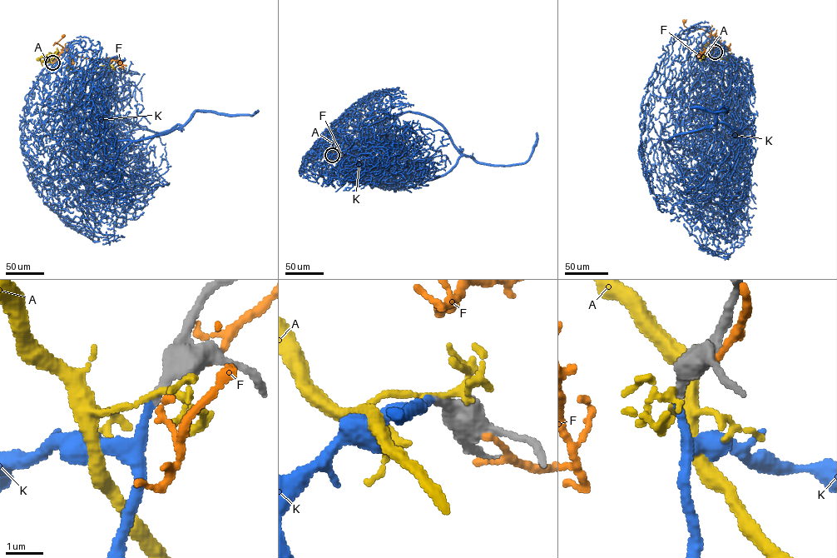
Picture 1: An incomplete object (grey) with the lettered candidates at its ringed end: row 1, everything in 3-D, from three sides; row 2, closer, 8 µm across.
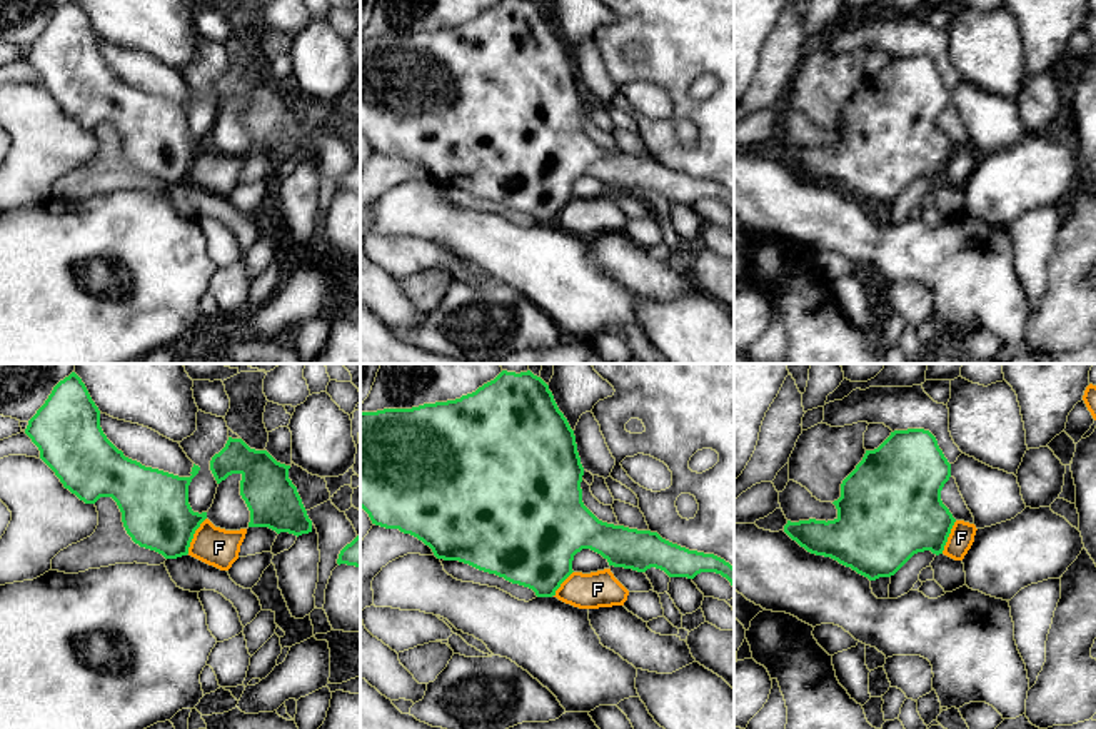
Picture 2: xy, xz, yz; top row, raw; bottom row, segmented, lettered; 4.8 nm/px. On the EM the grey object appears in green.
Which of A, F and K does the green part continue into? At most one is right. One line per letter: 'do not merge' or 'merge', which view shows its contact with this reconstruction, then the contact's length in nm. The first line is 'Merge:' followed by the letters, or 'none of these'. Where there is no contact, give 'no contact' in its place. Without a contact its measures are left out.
Merge: K
A: do not merge; no contact
F: do not merge; meets green in xy; contact 200 nm long
K: merge; no contact

